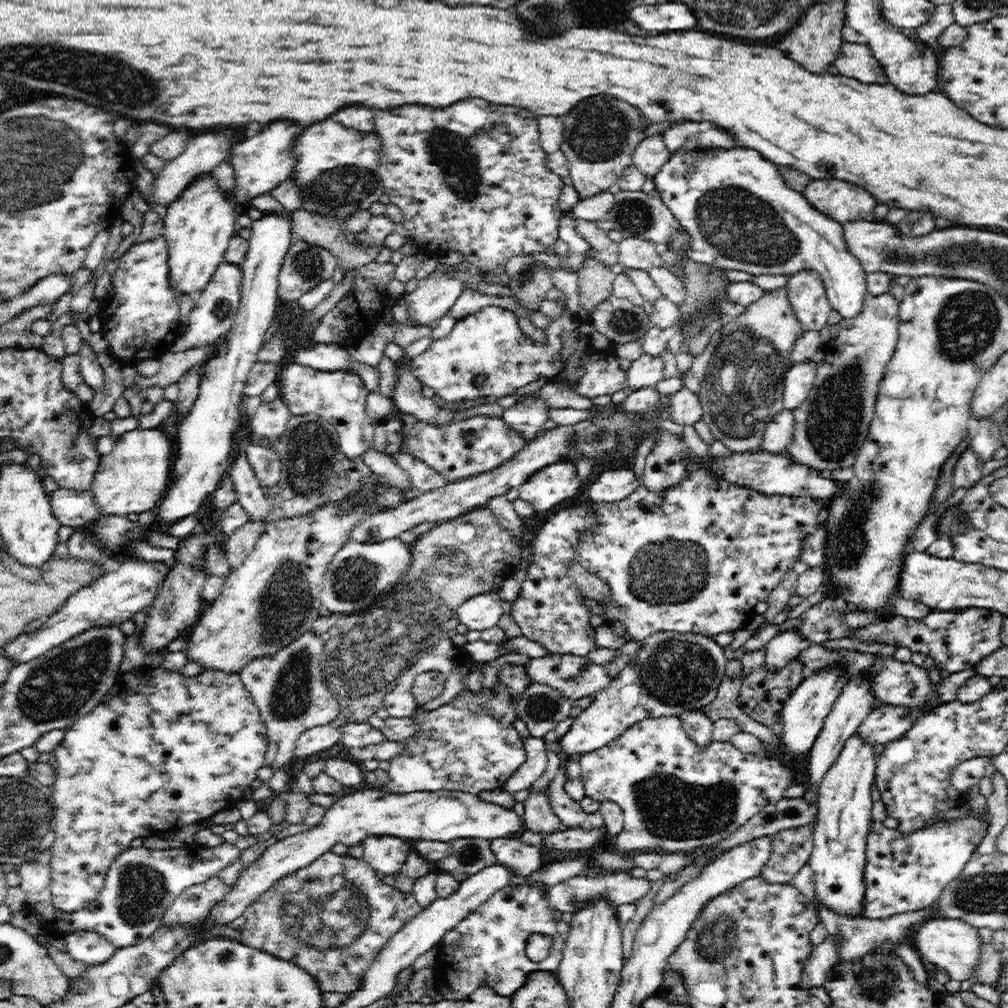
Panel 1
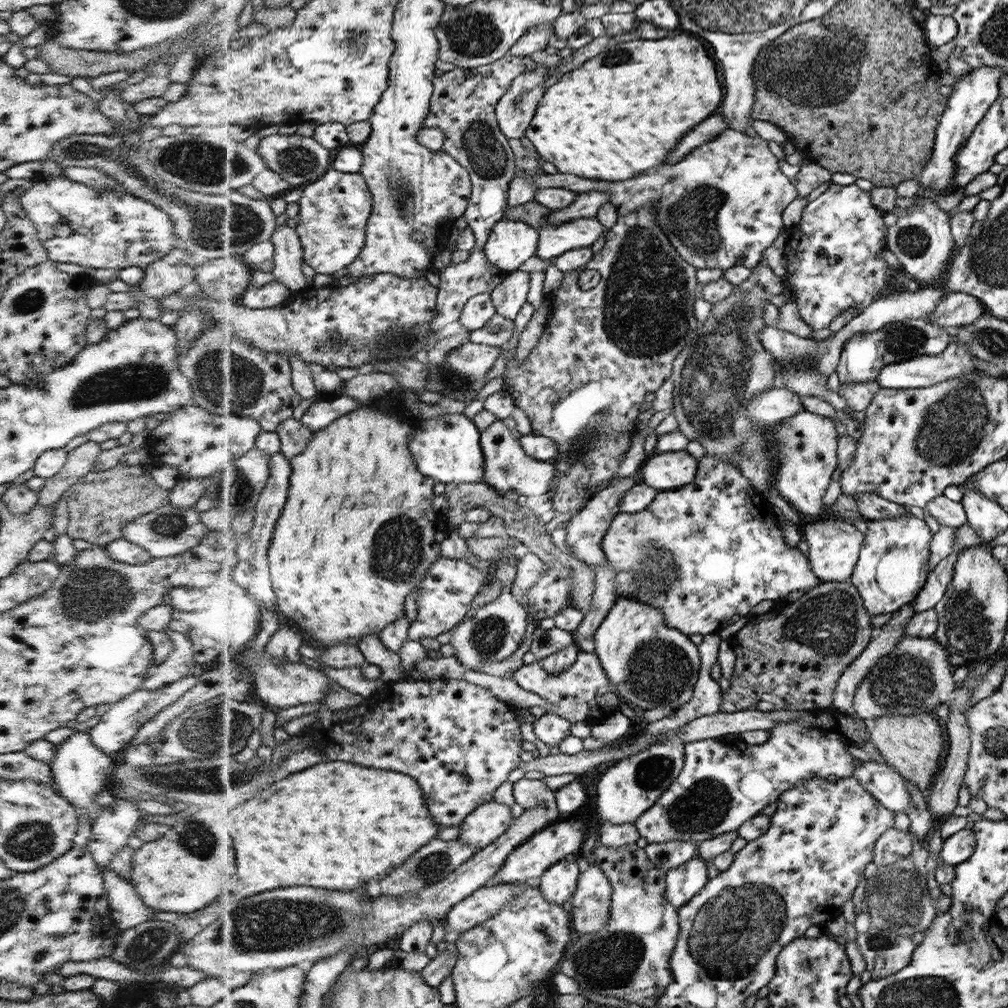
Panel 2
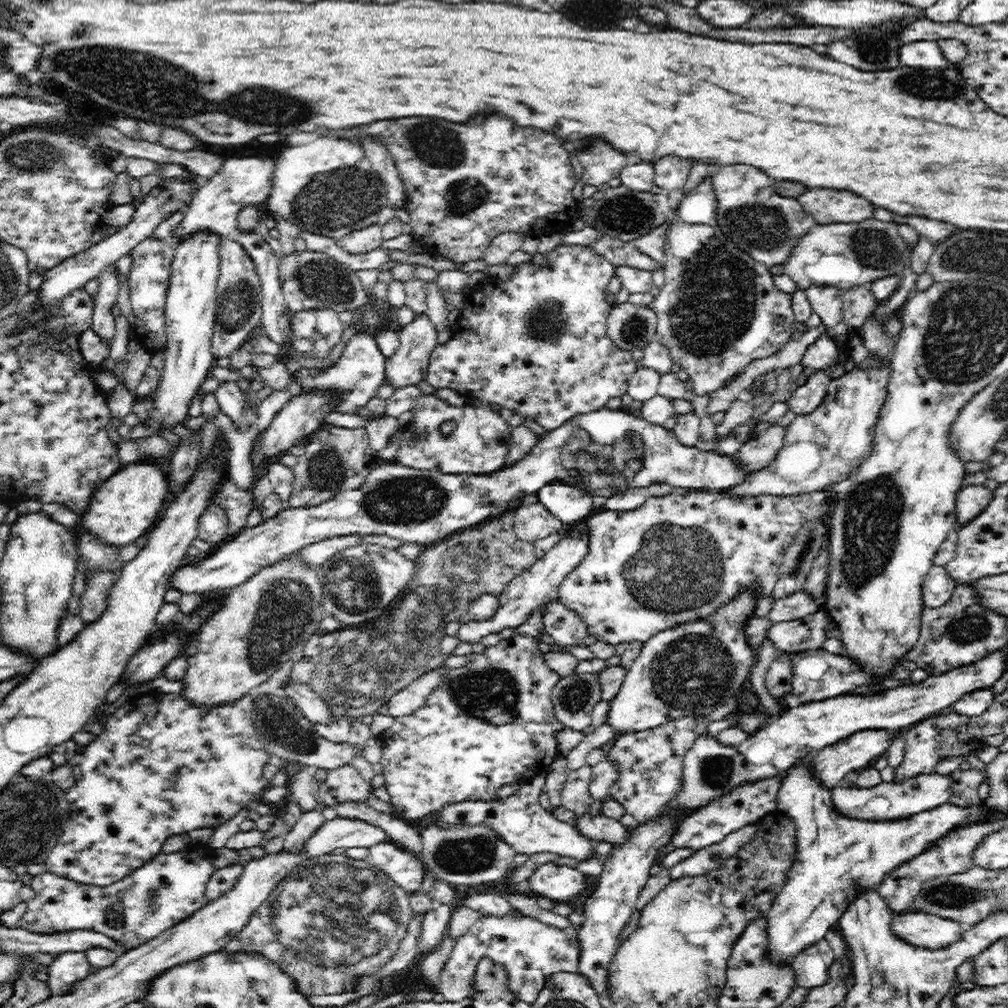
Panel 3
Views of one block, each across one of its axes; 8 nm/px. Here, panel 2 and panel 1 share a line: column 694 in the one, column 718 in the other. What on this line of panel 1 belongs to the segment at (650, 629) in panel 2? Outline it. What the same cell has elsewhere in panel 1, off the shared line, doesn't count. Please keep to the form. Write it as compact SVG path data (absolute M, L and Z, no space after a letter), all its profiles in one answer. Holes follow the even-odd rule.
M658 632L644 638L639 644L641 650L637 658L611 680L610 686L593 696L590 706L574 717L570 729L564 736L558 738L562 754L576 758L582 753L592 752L606 746L626 729L644 719L678 716L686 712L700 711L703 706L710 705L715 700L719 682L723 681L725 676L726 662L730 659L724 656L724 646L716 644L706 635L676 632Z

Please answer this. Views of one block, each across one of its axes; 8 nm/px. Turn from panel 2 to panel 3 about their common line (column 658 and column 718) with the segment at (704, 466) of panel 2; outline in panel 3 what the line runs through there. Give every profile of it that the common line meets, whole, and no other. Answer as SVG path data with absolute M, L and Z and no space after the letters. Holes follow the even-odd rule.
M673 487L672 494L648 498L638 510L628 512L600 510L599 512L594 512L594 514L583 522L584 526L588 528L588 533L590 533L588 554L583 562L580 562L580 565L576 566L575 570L572 570L560 583L556 600L582 618L584 624L588 626L589 635L596 637L598 641L614 646L636 641L644 643L650 640L652 636L677 625L685 624L684 622L696 622L696 620L712 616L720 606L732 599L738 591L745 590L746 587L758 587L764 597L771 596L779 575L783 552L787 549L787 546L793 543L797 531L806 522L827 519L831 511L831 503L827 499L818 501L814 494L787 497L760 495L756 498L733 498L730 494L694 489L684 490L678 487Z

